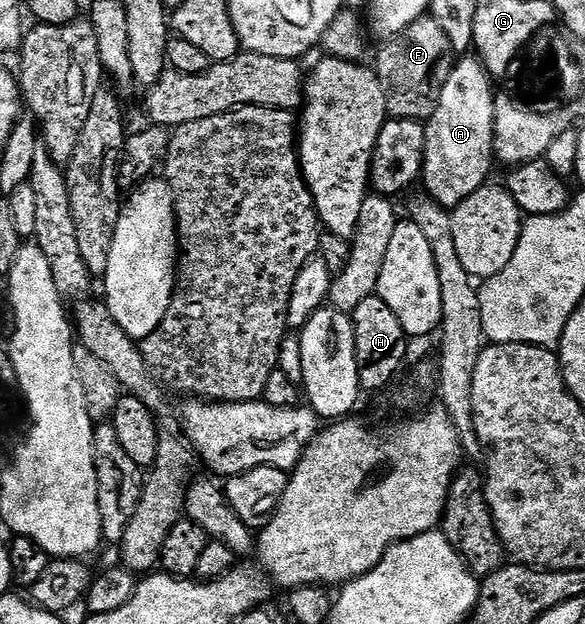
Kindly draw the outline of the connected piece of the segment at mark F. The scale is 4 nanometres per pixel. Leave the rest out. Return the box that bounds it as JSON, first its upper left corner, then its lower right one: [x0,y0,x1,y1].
[375,16,455,122]

